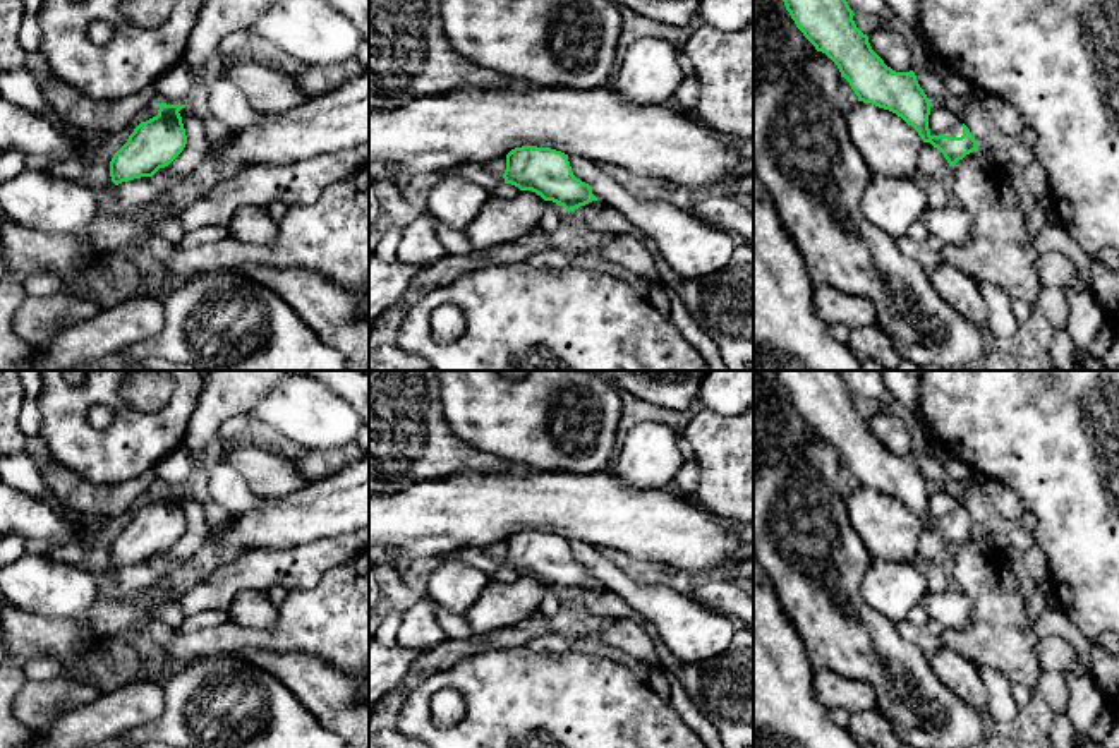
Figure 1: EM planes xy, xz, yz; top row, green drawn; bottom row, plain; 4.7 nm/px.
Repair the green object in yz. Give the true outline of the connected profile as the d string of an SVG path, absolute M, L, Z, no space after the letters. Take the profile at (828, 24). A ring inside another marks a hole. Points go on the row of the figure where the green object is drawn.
M783 0L803 36L839 69L858 101L889 110L937 148L949 166L978 149L970 129L958 122L939 136L928 129L932 103L913 70L896 72L872 50L846 0Z

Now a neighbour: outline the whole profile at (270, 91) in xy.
M216 60L211 75L230 79L252 108L264 115L285 115L307 100L292 77L261 63L242 60L223 63Z

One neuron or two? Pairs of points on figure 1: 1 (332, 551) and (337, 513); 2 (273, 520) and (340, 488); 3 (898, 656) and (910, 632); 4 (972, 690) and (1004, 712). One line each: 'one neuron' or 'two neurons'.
1: two neurons
2: one neuron
3: two neurons
4: two neurons

